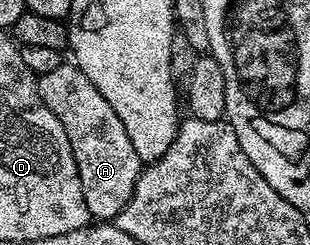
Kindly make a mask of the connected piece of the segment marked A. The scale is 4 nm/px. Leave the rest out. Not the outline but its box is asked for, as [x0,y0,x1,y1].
[38,62,142,222]

